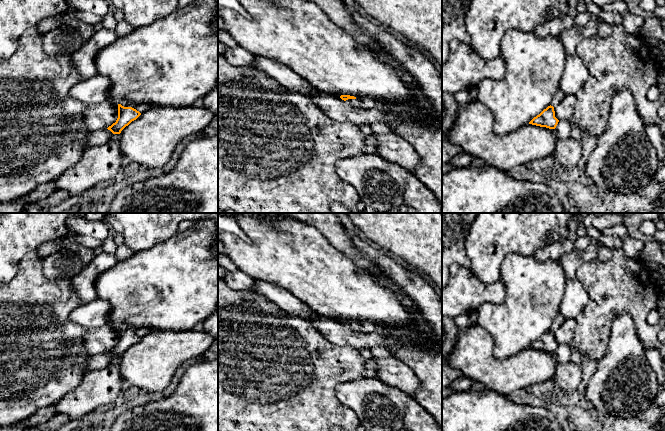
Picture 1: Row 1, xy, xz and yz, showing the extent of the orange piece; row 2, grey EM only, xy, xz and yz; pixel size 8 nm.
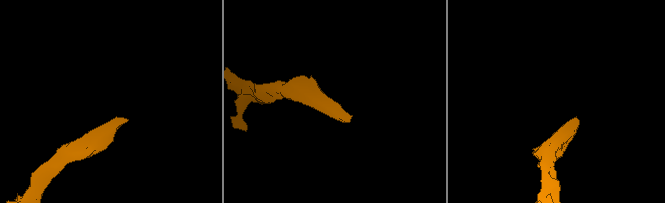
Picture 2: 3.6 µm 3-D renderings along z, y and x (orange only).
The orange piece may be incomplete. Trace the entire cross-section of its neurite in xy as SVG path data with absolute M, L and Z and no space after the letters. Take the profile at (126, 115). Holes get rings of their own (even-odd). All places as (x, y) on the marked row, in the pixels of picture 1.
M127 101L118 104L118 118L107 129L113 134L120 134L126 126L136 120L148 108L148 106L139 106Z

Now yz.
M559 90L551 105L534 117L529 124L555 129L559 120L555 117L554 108L557 106L558 102L564 98L564 96L563 92Z

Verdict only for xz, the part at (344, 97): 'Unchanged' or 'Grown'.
Grown

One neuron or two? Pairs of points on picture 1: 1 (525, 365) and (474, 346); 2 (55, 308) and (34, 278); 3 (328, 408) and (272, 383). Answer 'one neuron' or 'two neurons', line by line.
1: one neuron
2: one neuron
3: one neuron

